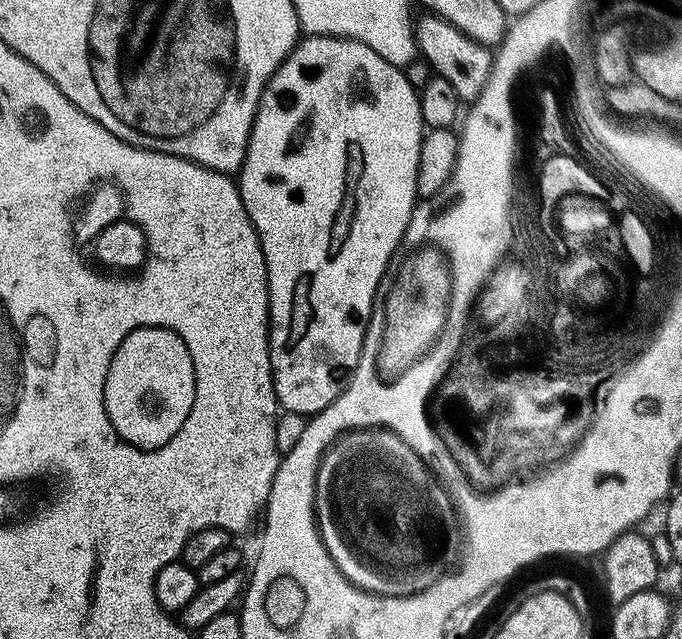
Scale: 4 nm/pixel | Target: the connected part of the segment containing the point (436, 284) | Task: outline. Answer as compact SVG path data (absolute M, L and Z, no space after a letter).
M424 246L408 254L384 300L384 333L374 357L377 377L388 382L397 380L431 349L444 328L449 287L448 261L439 248Z

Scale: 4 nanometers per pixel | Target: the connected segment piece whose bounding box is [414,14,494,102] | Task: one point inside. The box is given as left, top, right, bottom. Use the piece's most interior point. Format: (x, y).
(466, 64)

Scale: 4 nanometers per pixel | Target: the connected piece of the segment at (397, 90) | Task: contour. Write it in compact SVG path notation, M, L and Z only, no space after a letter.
M308 36L301 39L291 54L280 63L276 73L268 79L268 85L260 96L260 104L256 107L244 165L238 173L238 187L242 206L246 206L246 214L258 234L258 242L266 258L268 349L274 390L283 411L297 412L307 418L315 412L326 410L326 406L330 406L330 402L334 402L334 398L338 398L344 391L352 373L362 363L363 356L360 355L364 352L364 335L368 332L368 319L372 316L372 299L380 288L380 279L383 278L396 247L401 247L404 231L418 203L418 154L425 131L418 90L407 80L405 69L394 67L386 62L386 58L382 58L382 54L370 50L370 46L357 40L343 40L340 36Z

